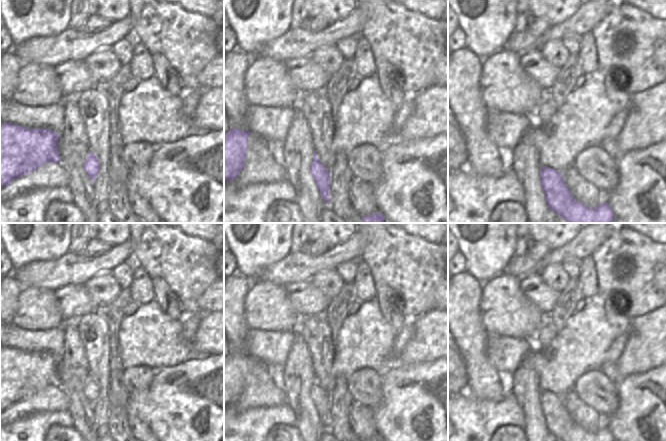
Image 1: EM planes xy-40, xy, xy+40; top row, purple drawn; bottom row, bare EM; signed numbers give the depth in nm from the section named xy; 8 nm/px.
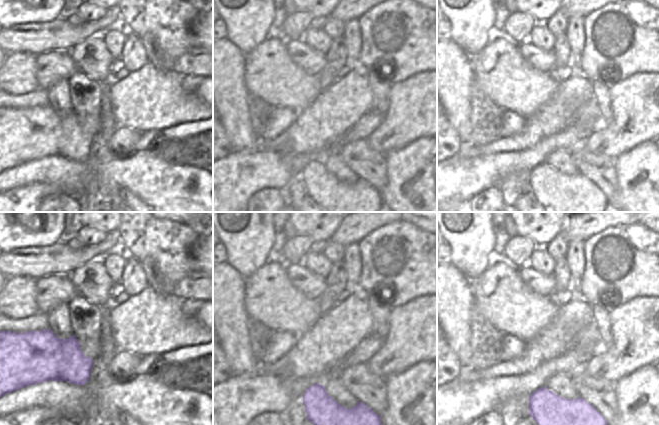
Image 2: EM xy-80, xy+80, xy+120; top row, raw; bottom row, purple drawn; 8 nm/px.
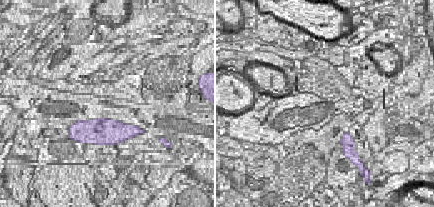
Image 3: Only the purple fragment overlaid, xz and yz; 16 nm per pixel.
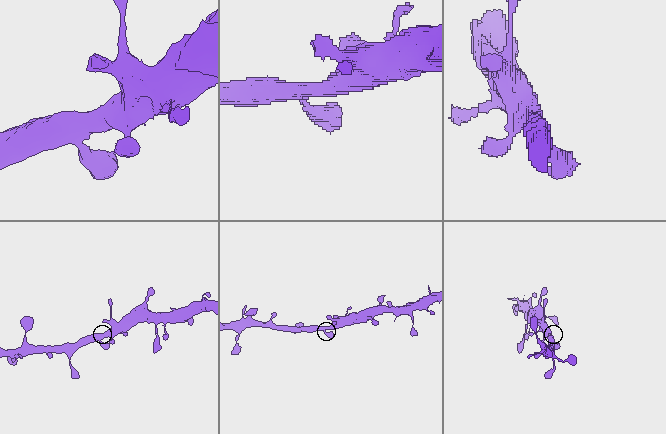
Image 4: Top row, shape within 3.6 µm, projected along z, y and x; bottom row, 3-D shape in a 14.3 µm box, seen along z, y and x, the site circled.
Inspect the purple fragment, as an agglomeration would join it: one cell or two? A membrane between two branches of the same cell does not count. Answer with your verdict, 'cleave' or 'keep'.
keep

